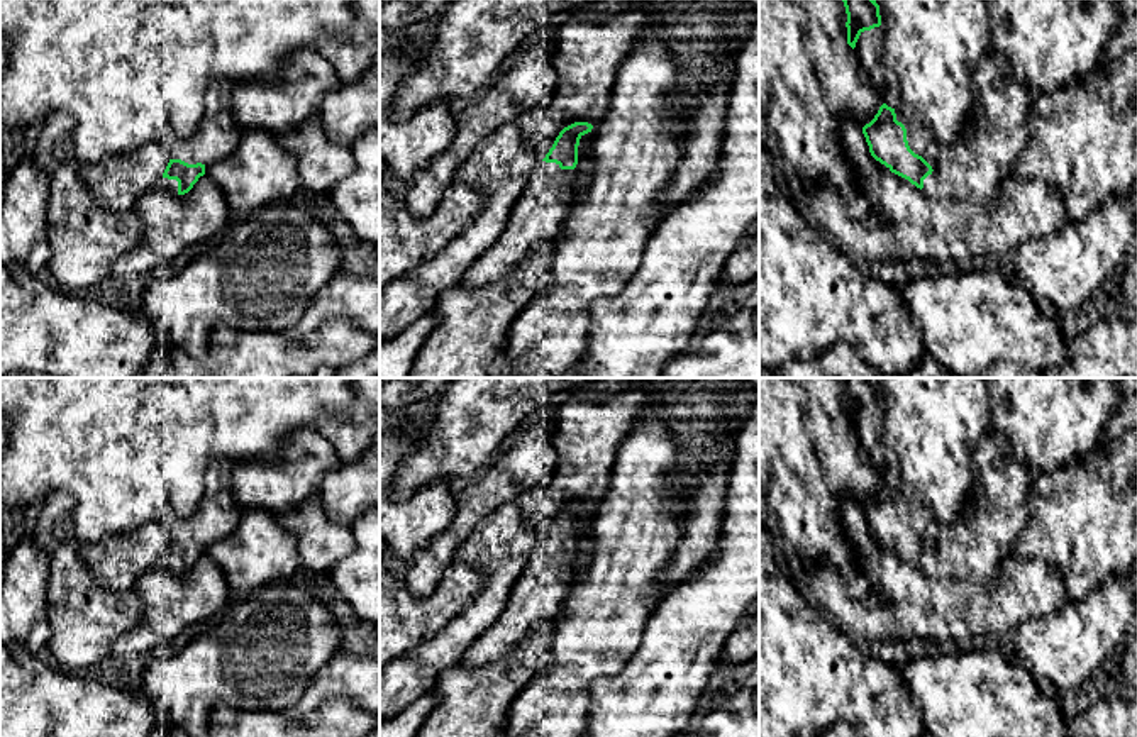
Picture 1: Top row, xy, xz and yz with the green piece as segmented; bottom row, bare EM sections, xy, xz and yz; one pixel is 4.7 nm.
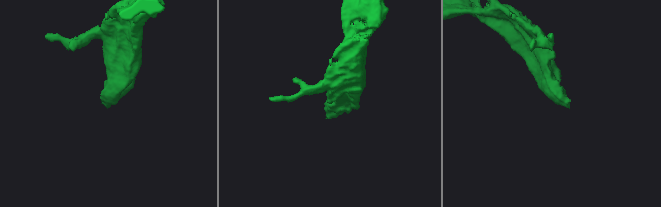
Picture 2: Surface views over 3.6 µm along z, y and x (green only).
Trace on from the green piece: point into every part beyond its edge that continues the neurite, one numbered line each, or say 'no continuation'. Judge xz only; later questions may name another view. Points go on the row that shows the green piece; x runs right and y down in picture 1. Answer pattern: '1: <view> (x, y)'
1: xz (539, 214)

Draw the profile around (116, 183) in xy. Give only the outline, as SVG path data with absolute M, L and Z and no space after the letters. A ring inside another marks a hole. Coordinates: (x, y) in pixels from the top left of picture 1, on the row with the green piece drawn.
M149 141L129 156L81 166L81 178L98 205L125 212L136 207L146 188L158 183L169 159L164 141Z

